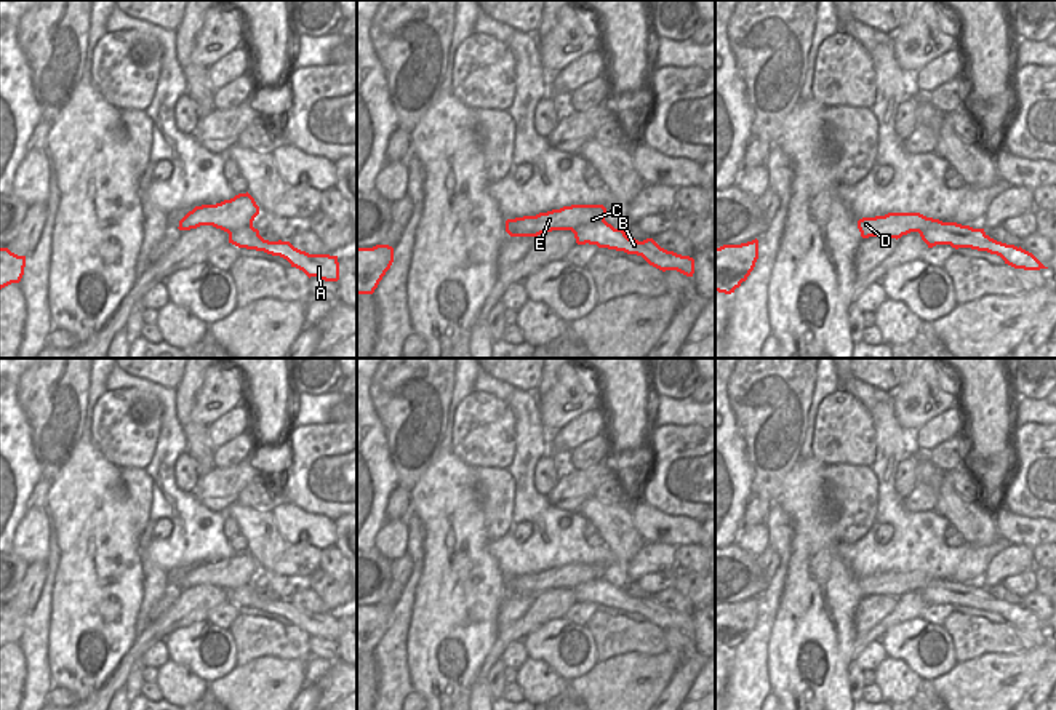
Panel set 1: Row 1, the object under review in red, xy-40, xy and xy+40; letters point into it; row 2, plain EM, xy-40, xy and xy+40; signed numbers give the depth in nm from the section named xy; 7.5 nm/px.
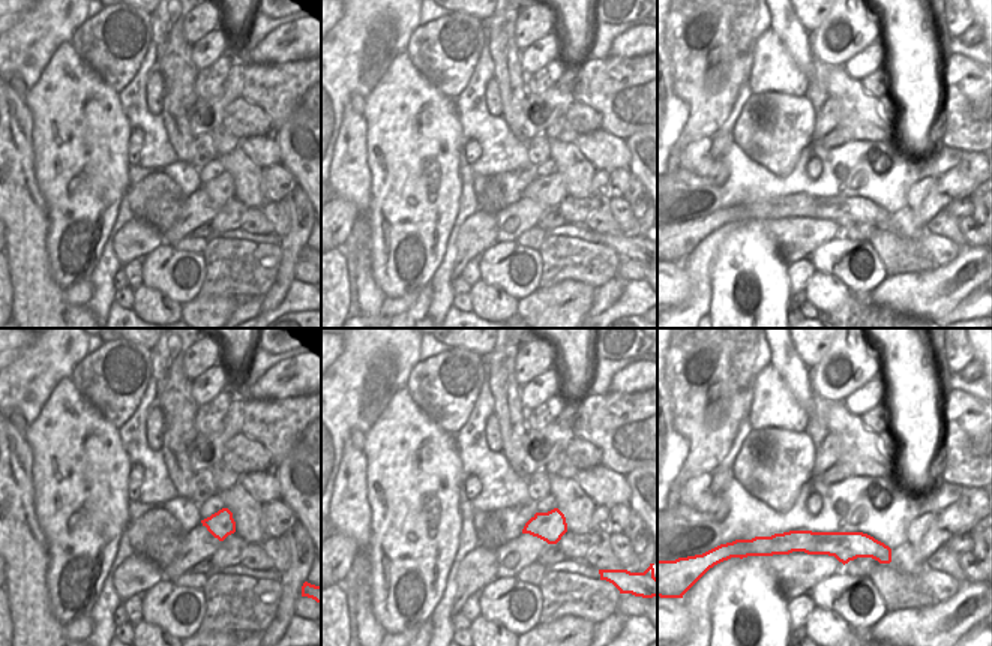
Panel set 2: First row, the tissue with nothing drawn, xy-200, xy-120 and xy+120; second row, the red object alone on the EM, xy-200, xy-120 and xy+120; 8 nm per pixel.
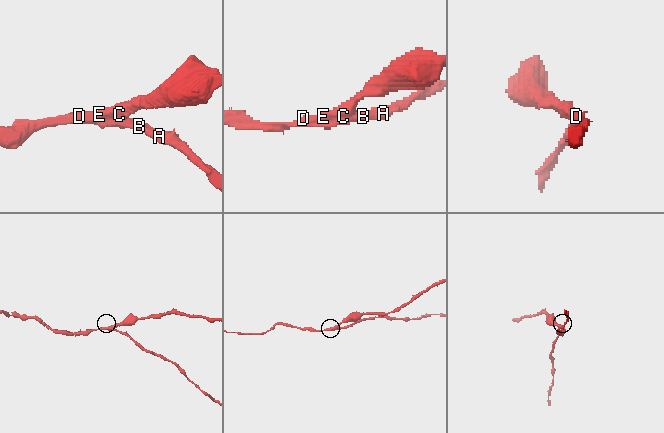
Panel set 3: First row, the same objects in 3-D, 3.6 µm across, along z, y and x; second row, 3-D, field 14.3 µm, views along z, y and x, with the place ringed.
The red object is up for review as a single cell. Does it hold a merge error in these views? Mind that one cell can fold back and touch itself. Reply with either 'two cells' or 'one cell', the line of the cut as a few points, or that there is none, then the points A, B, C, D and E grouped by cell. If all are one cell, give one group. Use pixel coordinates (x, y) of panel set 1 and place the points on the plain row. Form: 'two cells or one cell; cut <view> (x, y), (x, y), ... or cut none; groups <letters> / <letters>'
two cells; cut xy (626, 594), (608, 606); groups A B / C D E

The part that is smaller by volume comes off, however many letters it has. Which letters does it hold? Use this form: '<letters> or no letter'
A, B

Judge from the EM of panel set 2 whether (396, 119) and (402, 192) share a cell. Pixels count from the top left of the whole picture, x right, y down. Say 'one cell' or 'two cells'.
one cell

